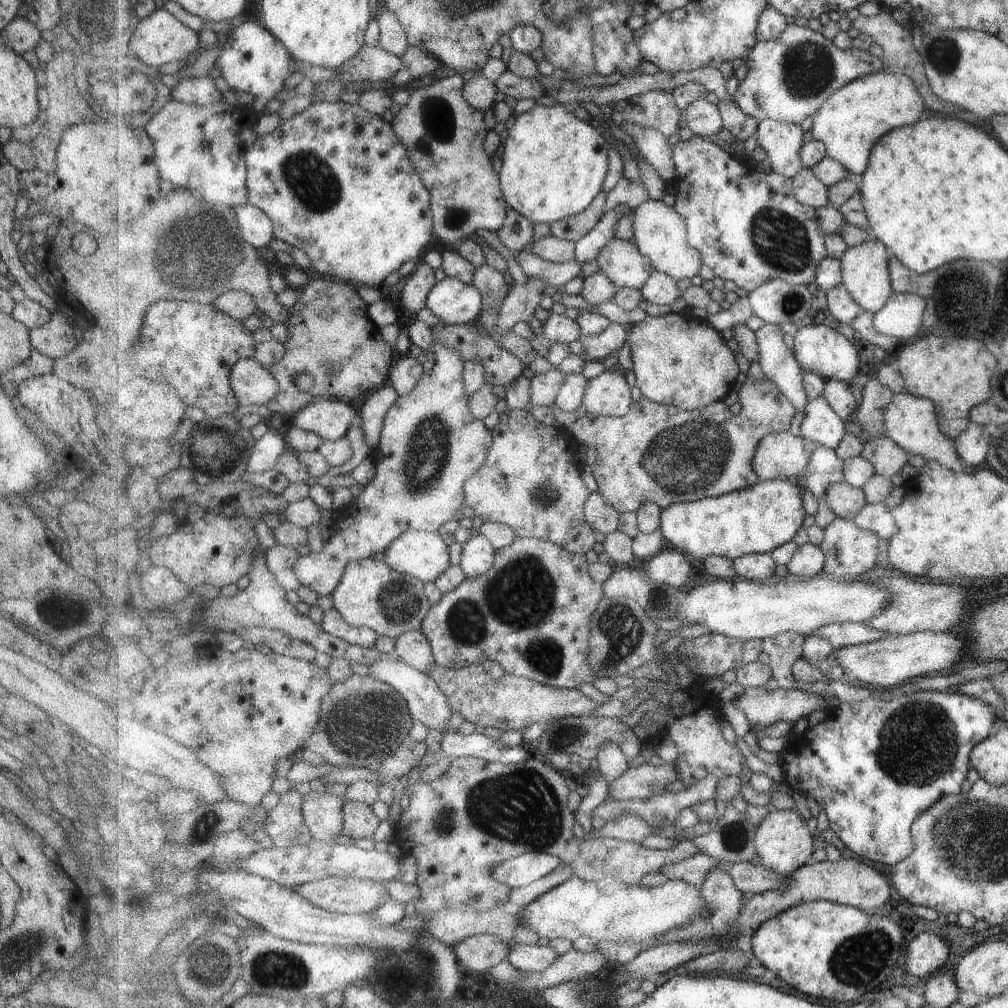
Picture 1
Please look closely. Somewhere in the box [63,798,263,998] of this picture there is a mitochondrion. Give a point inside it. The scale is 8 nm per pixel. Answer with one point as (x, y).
(211, 965)

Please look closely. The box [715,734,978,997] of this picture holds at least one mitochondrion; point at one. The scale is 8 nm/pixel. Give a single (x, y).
(861, 961)

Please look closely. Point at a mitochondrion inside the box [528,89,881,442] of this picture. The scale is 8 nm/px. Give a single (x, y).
(782, 240)

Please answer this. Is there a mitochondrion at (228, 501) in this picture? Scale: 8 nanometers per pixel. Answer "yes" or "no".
no

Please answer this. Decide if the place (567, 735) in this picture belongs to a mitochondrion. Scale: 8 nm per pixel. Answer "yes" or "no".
yes

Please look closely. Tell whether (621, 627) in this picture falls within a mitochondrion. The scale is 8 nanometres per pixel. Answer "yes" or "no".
yes

